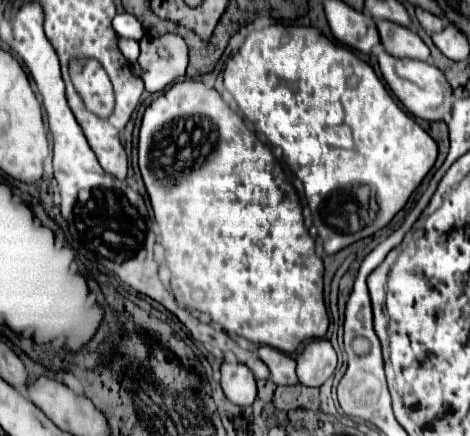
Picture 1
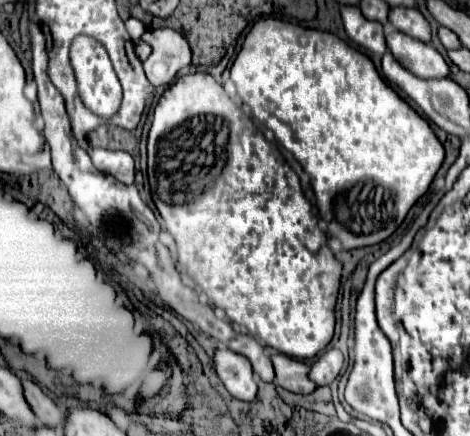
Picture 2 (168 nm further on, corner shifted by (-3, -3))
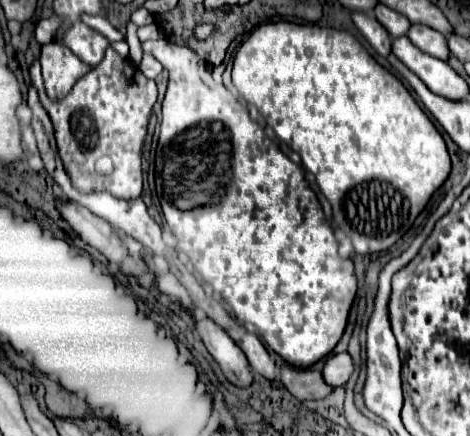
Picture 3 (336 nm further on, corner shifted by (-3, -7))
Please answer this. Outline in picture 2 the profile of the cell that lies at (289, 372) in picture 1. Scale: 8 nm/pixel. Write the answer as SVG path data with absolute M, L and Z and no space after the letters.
M273 354L271 362L275 368L275 384L277 386L281 386L289 392L295 392L295 394L311 394L317 388L307 378L309 366L305 362L299 362L285 354Z

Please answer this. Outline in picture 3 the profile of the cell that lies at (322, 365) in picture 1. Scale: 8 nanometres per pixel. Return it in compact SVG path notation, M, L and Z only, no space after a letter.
M347 352L327 358L327 364L323 368L323 378L327 380L327 384L345 386L351 374L353 374L353 360Z

